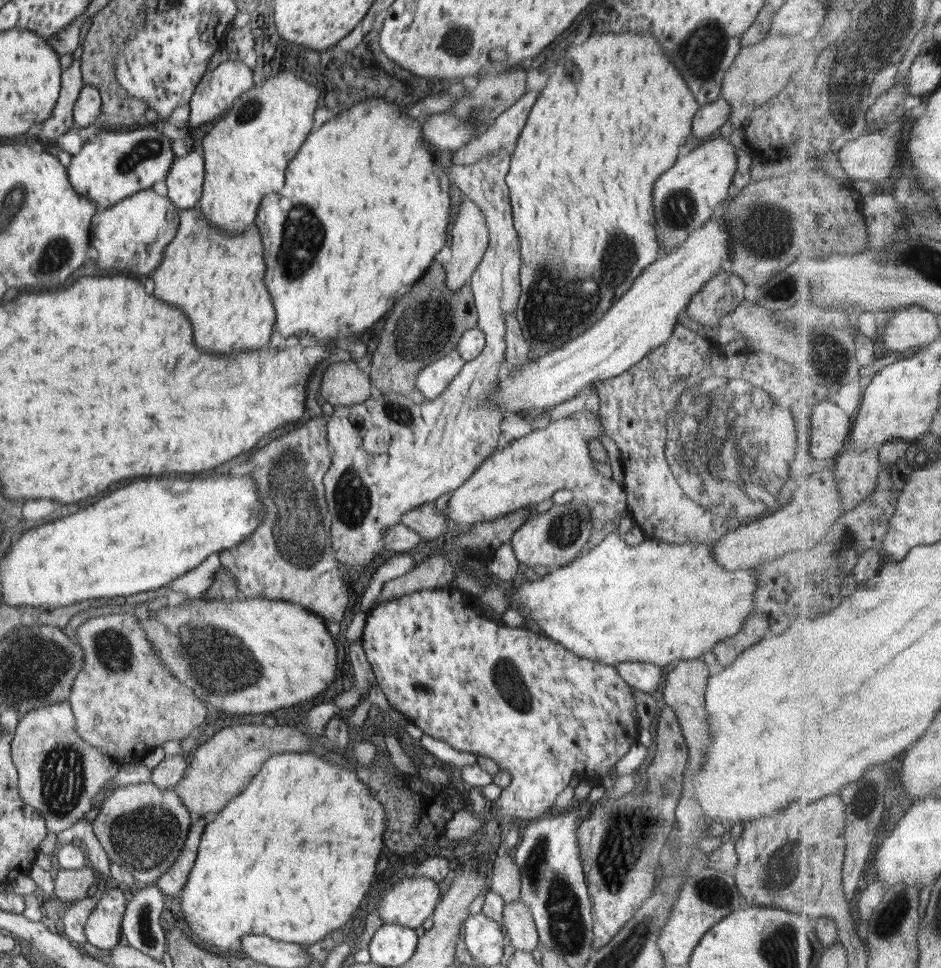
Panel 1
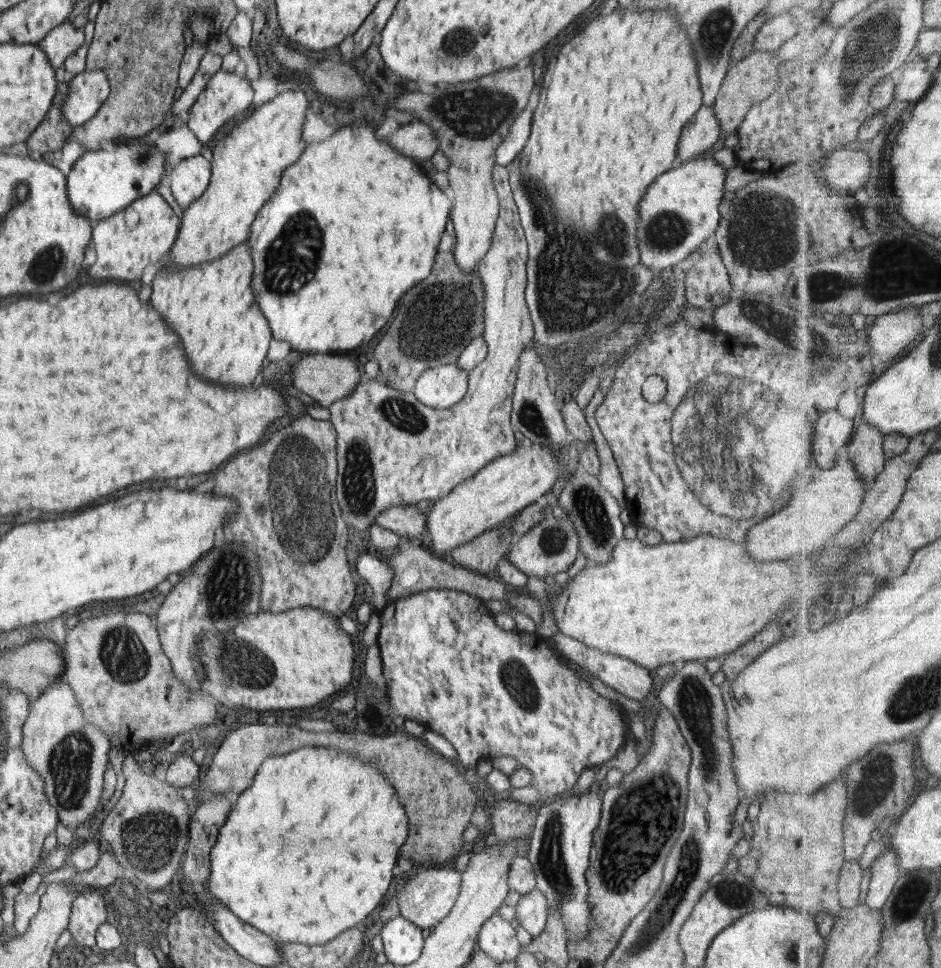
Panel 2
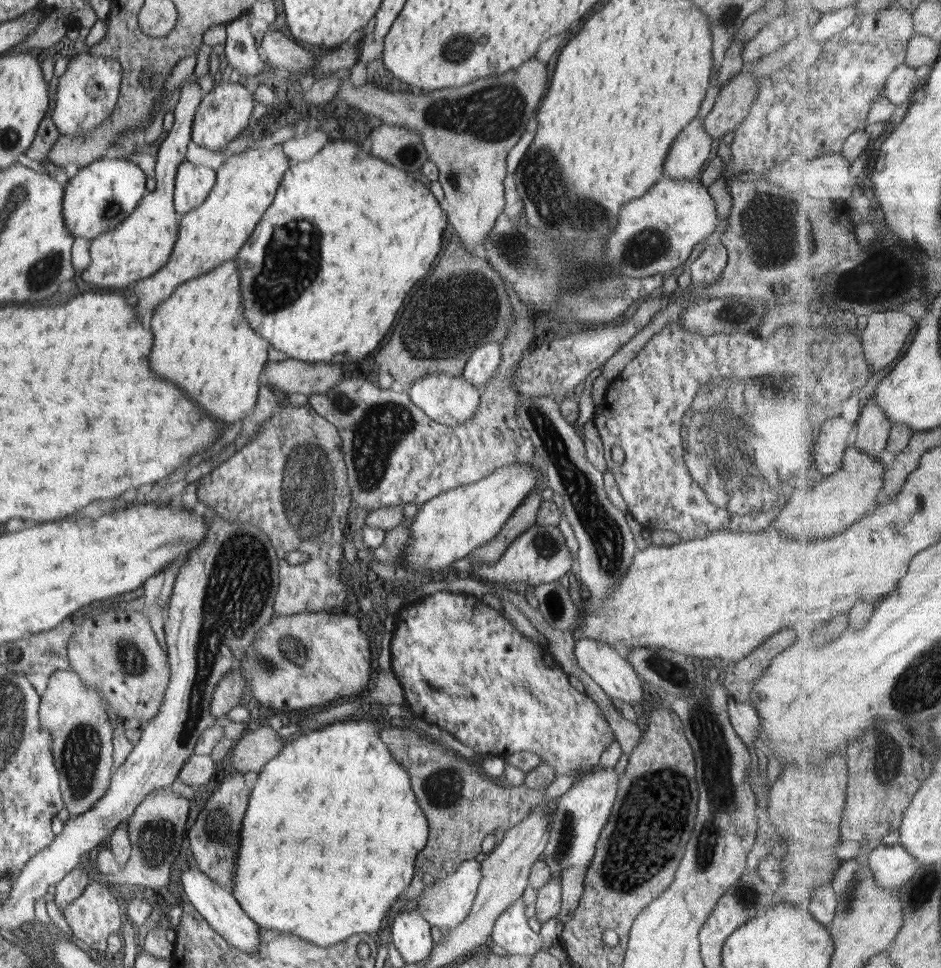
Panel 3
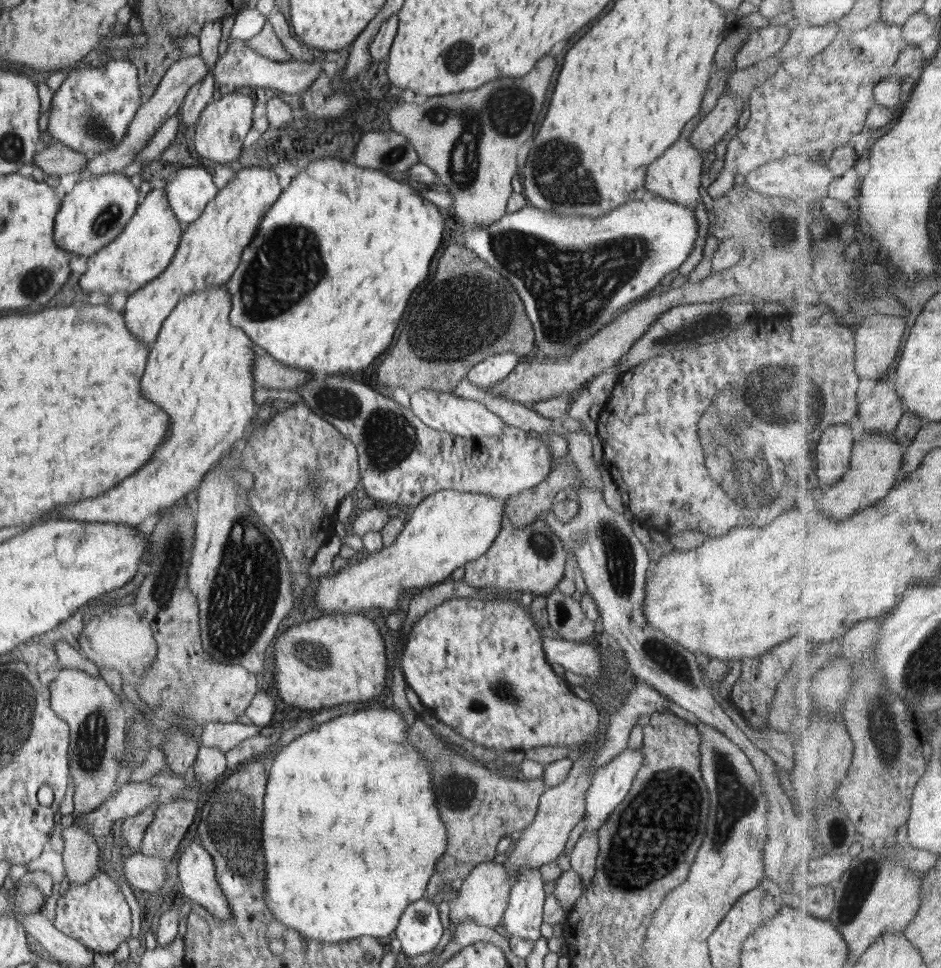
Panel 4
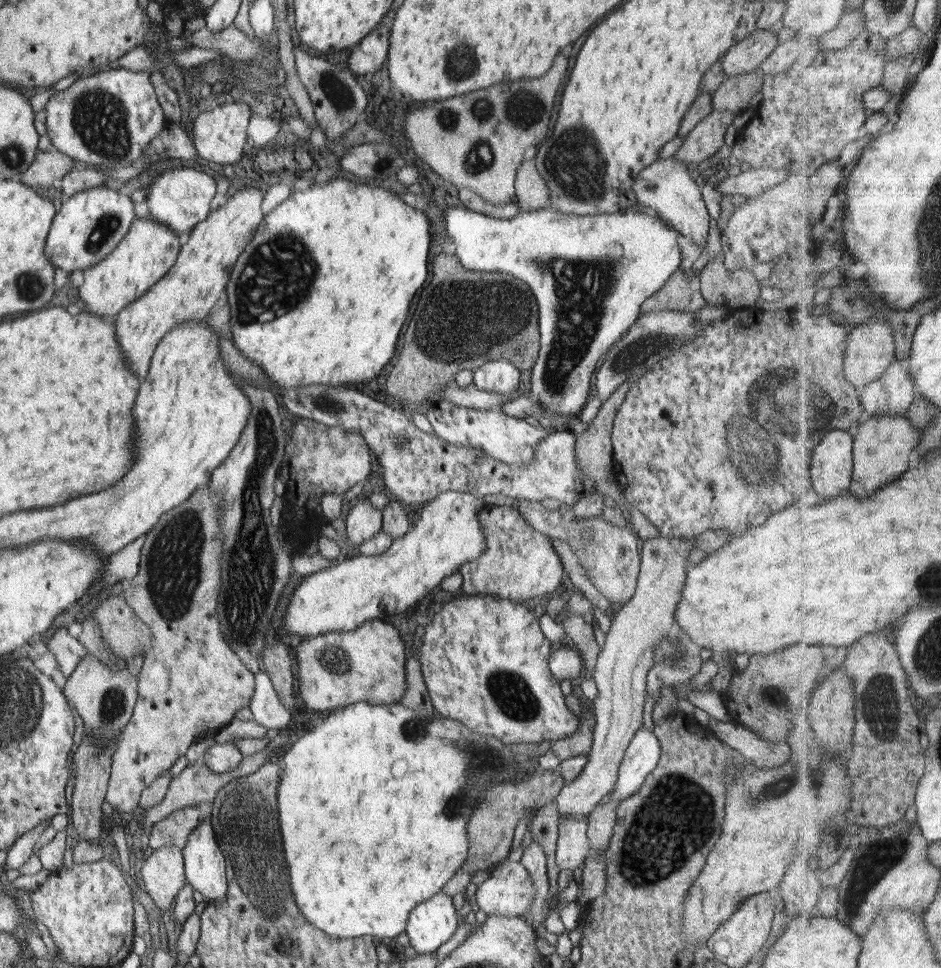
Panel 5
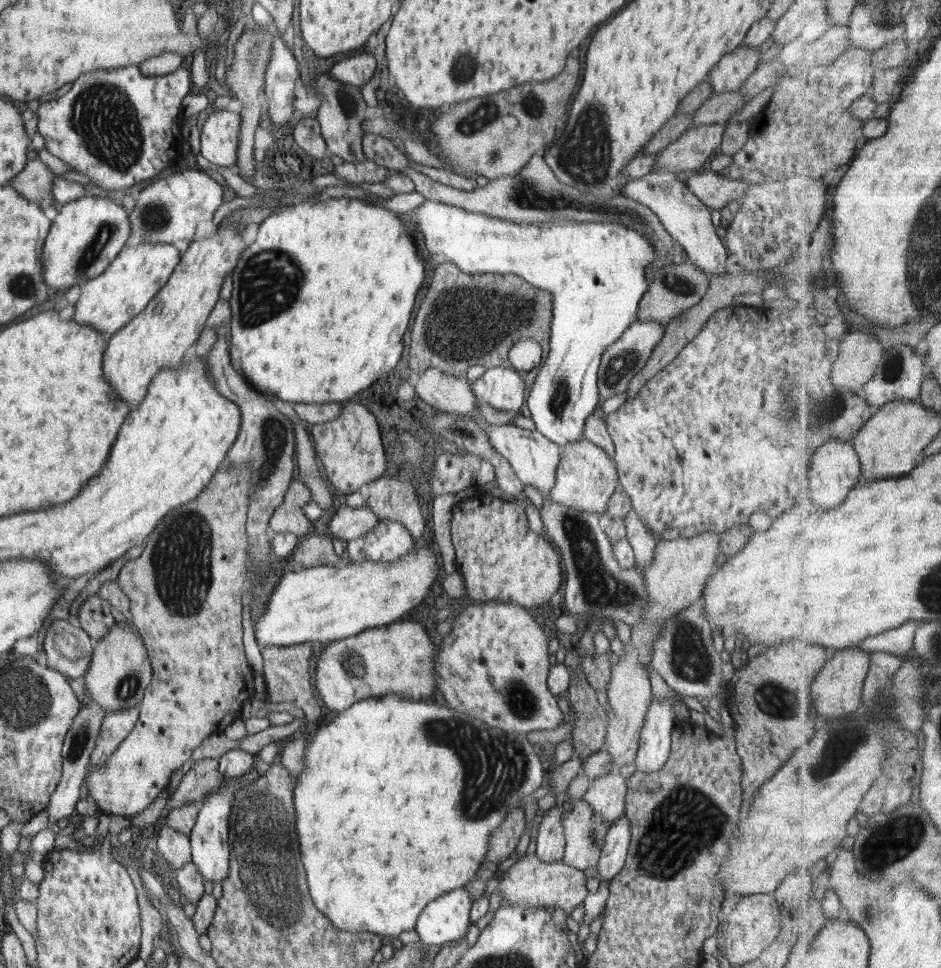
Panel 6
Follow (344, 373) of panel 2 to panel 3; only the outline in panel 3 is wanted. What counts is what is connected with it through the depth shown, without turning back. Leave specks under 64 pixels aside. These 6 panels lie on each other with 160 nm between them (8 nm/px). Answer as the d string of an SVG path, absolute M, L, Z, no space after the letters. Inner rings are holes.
M287 359L269 362L264 368L270 384L286 394L294 392L310 396L324 394L342 378L341 363L306 362Z

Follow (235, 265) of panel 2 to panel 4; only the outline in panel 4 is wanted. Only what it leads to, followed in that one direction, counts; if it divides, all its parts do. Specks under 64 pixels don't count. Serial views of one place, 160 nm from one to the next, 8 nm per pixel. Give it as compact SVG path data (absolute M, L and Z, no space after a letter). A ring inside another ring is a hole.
M227 283L212 286L200 292L187 294L180 299L168 319L164 320L158 332L156 342L150 350L146 364L146 374L142 378L142 396L158 404L170 416L170 434L156 448L152 460L140 468L136 474L124 479L116 488L106 494L70 503L59 511L52 511L50 519L81 520L82 522L113 522L139 526L147 516L159 510L170 509L176 500L184 500L188 492L199 487L203 476L213 469L224 455L241 444L247 437L250 422L257 416L254 400L253 342L244 331L230 323L231 294Z

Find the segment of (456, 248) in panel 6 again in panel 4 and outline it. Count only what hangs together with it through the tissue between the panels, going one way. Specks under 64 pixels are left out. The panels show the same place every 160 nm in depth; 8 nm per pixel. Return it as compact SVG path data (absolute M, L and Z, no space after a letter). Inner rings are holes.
M647 195L638 201L629 201L609 214L592 218L592 226L580 224L578 216L556 216L527 204L514 213L484 228L458 225L464 247L502 272L518 290L524 302L526 316L532 323L535 344L545 358L565 358L612 321L628 306L644 296L658 291L659 282L678 269L692 253L698 238L698 222L692 208L684 207Z

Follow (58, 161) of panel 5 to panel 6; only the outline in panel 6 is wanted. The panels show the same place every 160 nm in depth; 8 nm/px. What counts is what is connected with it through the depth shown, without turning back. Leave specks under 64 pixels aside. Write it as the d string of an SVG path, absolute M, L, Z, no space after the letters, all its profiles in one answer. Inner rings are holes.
M30 159L9 183L26 201L42 204L51 197L54 174L38 159Z

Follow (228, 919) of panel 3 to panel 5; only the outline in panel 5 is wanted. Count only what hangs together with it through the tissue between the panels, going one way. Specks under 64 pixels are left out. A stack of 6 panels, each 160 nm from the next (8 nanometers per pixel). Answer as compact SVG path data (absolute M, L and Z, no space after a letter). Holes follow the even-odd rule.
M211 814L188 835L182 849L185 880L203 898L216 900L227 894L227 870L211 823Z

